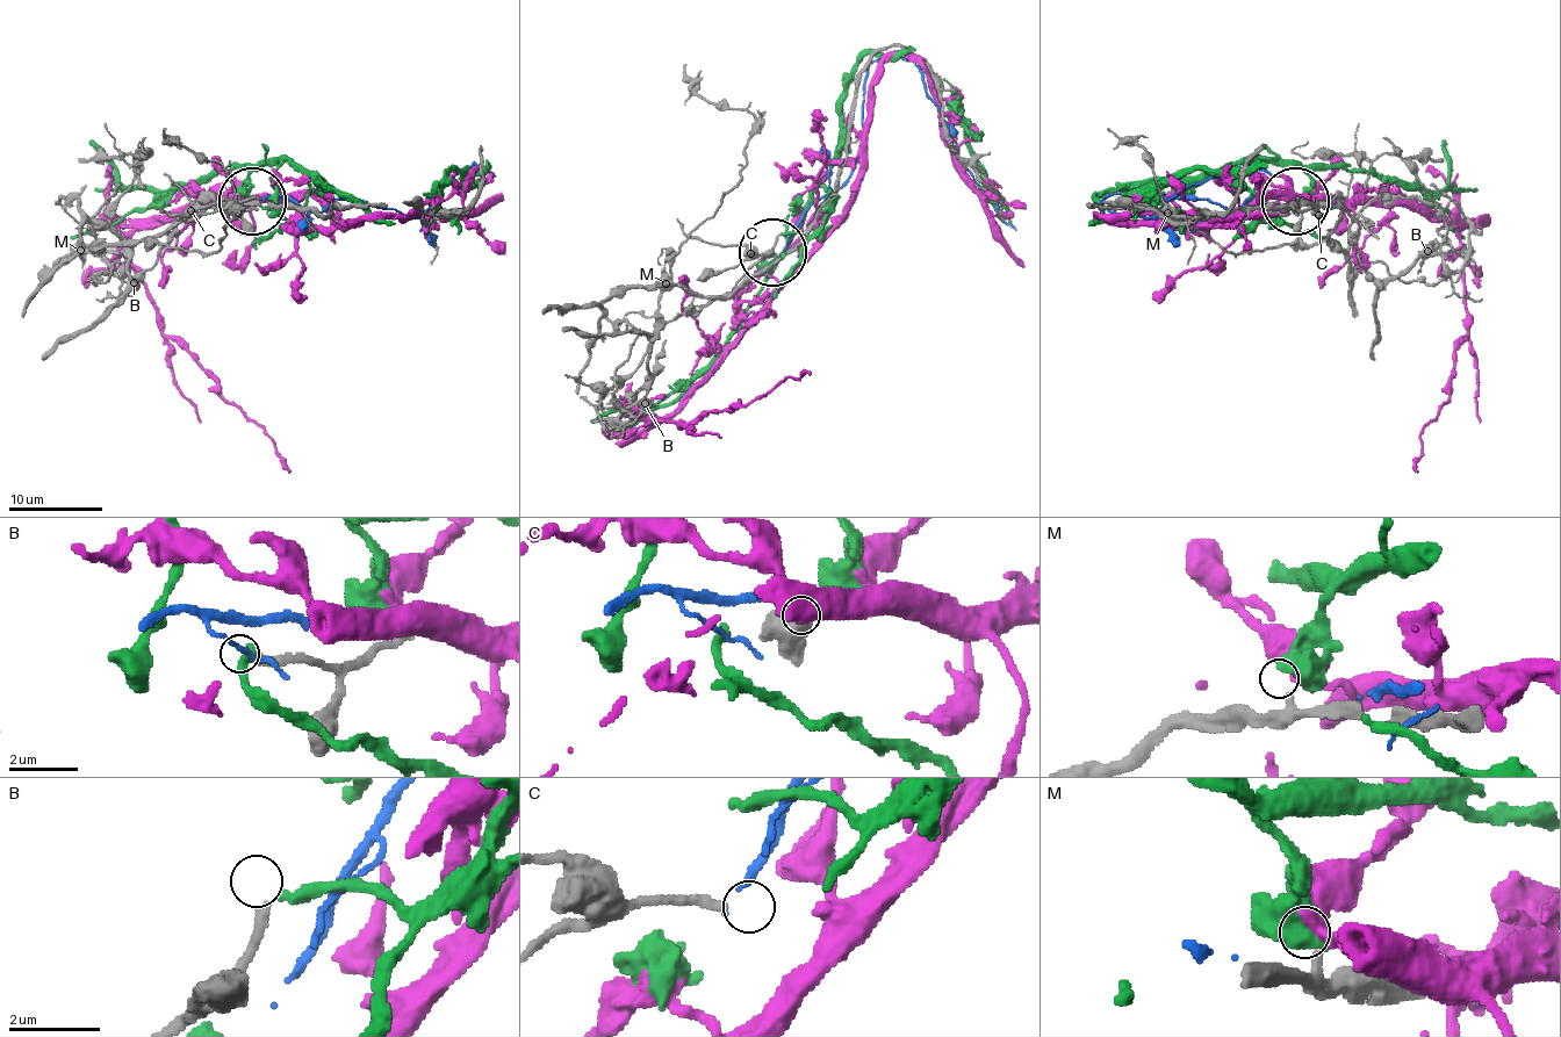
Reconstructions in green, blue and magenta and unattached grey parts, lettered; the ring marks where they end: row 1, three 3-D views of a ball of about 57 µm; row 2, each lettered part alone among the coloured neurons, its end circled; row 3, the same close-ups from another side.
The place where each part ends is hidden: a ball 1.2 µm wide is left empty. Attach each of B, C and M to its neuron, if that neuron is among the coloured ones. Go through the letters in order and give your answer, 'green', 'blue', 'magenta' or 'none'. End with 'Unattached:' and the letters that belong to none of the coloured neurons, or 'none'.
B: none
C: none
M: none
Unattached: B, C, M

